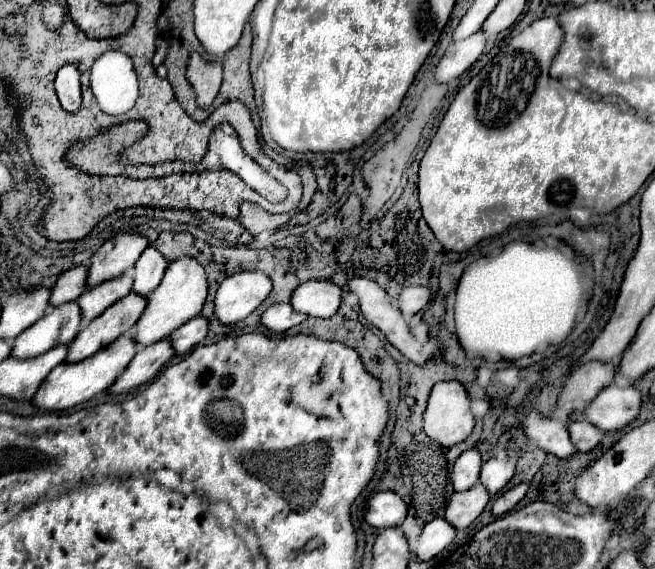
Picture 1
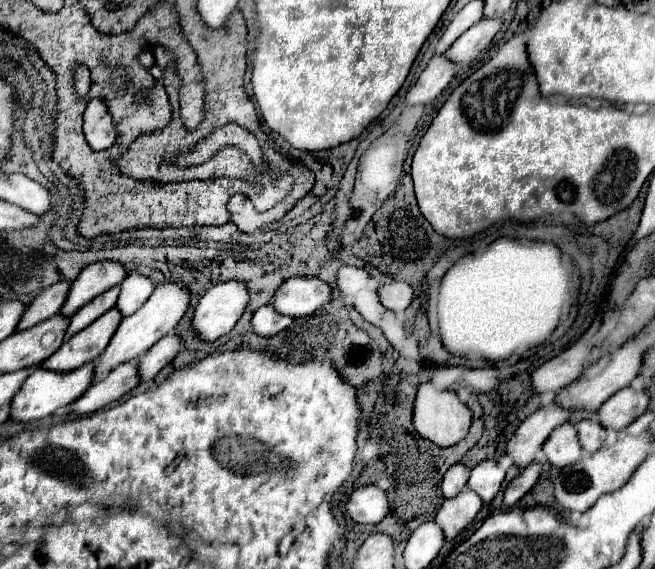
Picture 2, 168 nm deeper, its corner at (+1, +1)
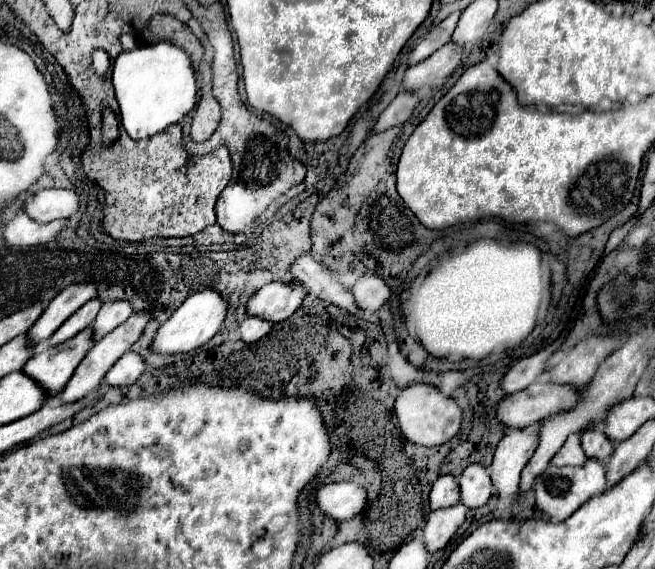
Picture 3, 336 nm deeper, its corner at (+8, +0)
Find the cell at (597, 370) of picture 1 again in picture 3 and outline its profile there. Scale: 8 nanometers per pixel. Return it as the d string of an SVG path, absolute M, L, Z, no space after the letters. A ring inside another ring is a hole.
M538 425L530 429L508 429L492 461L492 485L498 499L518 499L520 471L530 461L536 447Z

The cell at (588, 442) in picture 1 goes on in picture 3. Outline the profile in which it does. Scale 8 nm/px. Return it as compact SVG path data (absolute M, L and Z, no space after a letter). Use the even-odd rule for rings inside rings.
M586 429L580 437L582 437L582 449L590 459L606 461L614 453L614 443L598 429Z

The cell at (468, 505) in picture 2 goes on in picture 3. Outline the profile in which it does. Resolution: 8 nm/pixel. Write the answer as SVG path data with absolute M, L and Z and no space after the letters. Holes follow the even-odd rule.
M458 503L454 507L438 509L428 515L424 527L424 545L428 553L436 553L442 547L446 547L446 543L452 539L456 529L464 523L466 511L468 509L462 503Z

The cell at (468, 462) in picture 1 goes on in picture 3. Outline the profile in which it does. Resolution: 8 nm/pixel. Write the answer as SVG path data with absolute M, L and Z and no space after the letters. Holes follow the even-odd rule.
M442 475L436 479L430 491L430 509L444 509L452 507L460 501L460 489L452 475Z

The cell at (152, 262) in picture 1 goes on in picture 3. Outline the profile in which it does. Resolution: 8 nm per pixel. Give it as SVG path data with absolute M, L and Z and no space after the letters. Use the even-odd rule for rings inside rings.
M116 301L116 303L104 303L94 319L92 327L92 341L100 341L104 335L108 335L112 329L122 325L130 317L130 305L126 301Z

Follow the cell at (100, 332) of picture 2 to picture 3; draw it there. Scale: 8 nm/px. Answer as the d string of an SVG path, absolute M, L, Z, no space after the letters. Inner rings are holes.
M88 327L78 333L78 337L72 337L58 347L50 347L38 355L32 355L22 367L22 373L30 375L38 385L42 385L44 393L48 395L46 399L52 399L66 387L78 363L84 359L92 345L94 341L90 341Z

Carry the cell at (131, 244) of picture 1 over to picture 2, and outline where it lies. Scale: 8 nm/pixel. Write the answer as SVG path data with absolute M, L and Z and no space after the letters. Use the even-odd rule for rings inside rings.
M103 260L93 262L77 276L77 280L71 282L69 296L61 308L63 316L73 316L81 306L85 306L89 300L99 296L101 292L117 286L127 276L127 268L115 260Z

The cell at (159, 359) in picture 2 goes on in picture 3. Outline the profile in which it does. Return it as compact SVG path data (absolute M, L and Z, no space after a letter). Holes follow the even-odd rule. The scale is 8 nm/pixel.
M126 353L122 359L118 359L112 367L110 373L106 373L106 383L114 385L114 387L126 387L132 385L144 371L144 361L142 357L138 357L138 353Z

